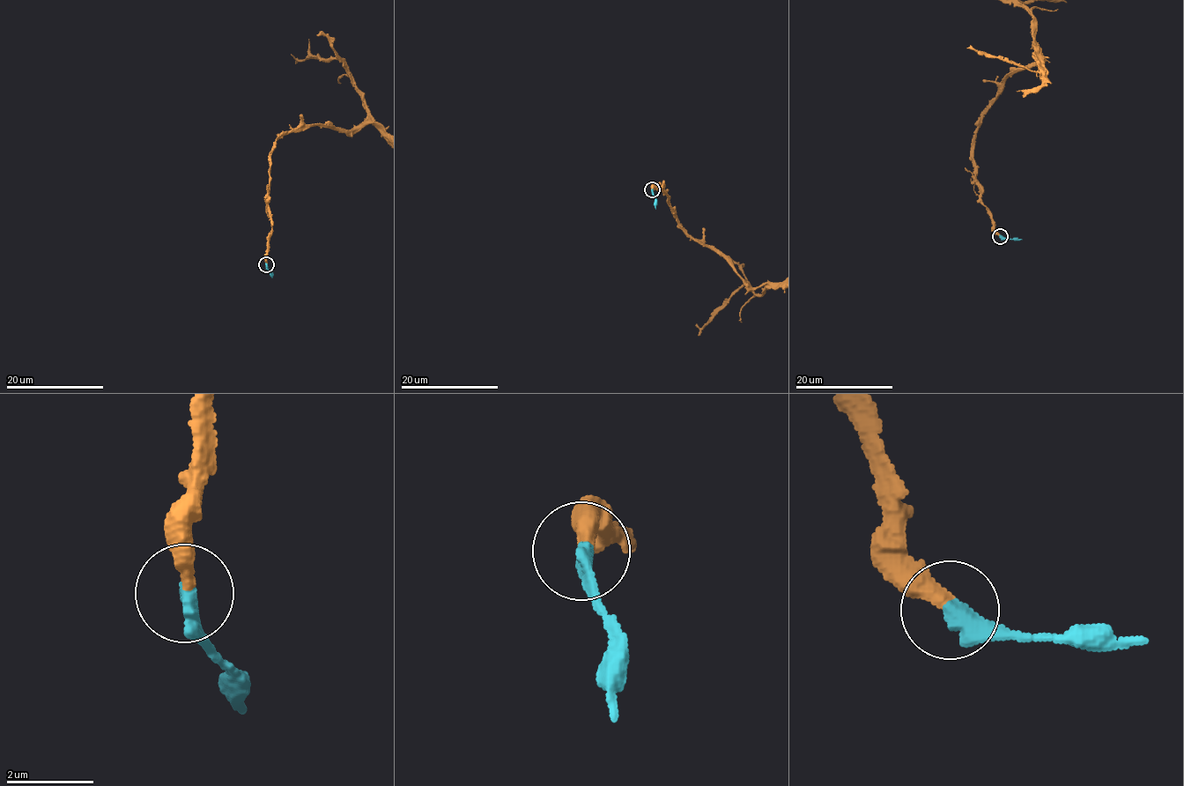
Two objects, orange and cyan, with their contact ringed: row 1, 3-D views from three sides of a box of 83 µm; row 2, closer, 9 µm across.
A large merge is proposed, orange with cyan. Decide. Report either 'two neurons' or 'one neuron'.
one neuron

